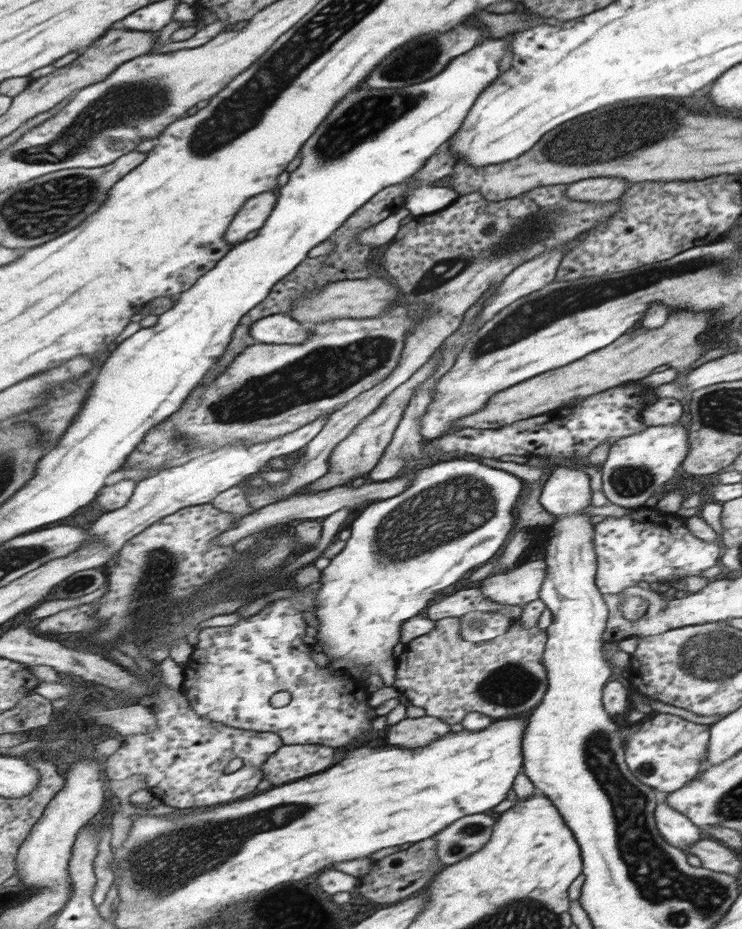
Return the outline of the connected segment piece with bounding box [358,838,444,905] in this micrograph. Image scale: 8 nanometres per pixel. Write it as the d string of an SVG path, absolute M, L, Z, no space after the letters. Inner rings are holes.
M434 838L422 840L404 851L397 851L394 860L389 855L380 859L376 864L376 870L360 881L358 893L378 904L394 904L406 899L411 892L417 894L420 889L431 883L443 868L444 865L437 855L437 840ZM392 862L394 862L394 877L392 877Z

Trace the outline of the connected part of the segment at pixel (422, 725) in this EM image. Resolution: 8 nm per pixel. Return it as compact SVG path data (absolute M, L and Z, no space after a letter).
M424 715L418 718L406 717L402 721L390 726L388 730L388 744L398 748L422 748L432 744L440 736L450 732L450 725L435 716Z

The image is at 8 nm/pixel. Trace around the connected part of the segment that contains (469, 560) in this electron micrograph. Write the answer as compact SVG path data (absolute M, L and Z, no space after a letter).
M448 460L448 462L440 462L440 464L434 464L430 468L424 468L424 470L418 470L414 474L414 478L410 480L410 486L398 494L388 498L388 500L382 500L382 502L376 502L372 506L368 506L360 518L357 518L352 524L352 536L347 541L346 547L343 551L336 555L332 561L332 564L322 571L322 583L323 587L318 590L319 600L317 605L319 610L316 612L316 616L320 620L318 626L318 638L322 640L324 646L318 646L320 652L326 652L330 658L336 658L332 660L332 668L336 672L336 676L344 676L344 679L358 679L362 680L361 674L363 672L369 672L370 674L379 674L384 681L385 686L393 686L396 683L396 659L393 658L394 646L401 640L401 627L408 622L410 618L413 618L422 612L430 600L434 600L439 594L440 590L444 590L446 586L452 586L454 582L460 581L460 578L480 564L484 565L484 562L488 562L506 542L510 530L514 528L514 504L516 500L519 500L520 492L522 492L522 479L518 480L517 476L510 474L507 470L498 470L486 466L486 464L480 464L476 460Z

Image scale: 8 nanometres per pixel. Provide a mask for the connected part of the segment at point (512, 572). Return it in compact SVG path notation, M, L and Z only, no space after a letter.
M544 559L533 560L517 568L492 573L485 580L480 579L482 583L478 590L494 602L524 606L538 598L547 575L547 562Z

